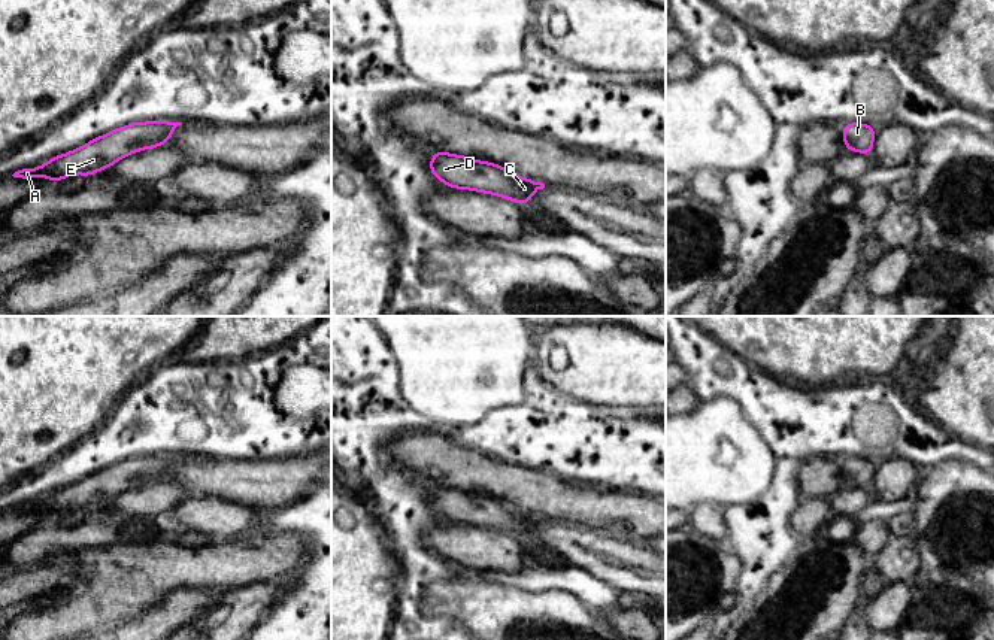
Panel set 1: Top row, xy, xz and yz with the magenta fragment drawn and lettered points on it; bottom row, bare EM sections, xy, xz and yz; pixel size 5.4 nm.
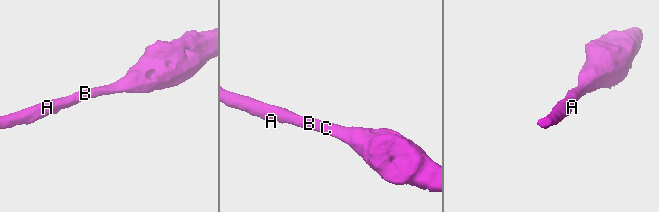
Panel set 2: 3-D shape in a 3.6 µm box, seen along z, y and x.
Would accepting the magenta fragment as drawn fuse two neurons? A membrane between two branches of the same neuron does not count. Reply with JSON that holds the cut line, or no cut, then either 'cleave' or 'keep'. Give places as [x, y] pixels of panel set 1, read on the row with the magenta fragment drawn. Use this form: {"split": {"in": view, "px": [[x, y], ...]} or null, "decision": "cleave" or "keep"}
{"split": null, "decision": "keep"}

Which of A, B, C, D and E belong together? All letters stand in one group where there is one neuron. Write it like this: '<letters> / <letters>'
A B C D E

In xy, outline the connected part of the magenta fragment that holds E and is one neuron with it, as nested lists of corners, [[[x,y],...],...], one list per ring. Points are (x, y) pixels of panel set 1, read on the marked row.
[[[146,121],[115,128],[70,152],[48,160],[43,166],[15,172],[13,178],[48,178],[54,183],[73,176],[91,176],[109,169],[127,155],[164,146],[182,122]]]

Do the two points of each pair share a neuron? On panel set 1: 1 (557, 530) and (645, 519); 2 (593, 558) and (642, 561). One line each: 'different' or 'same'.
1: different
2: same

